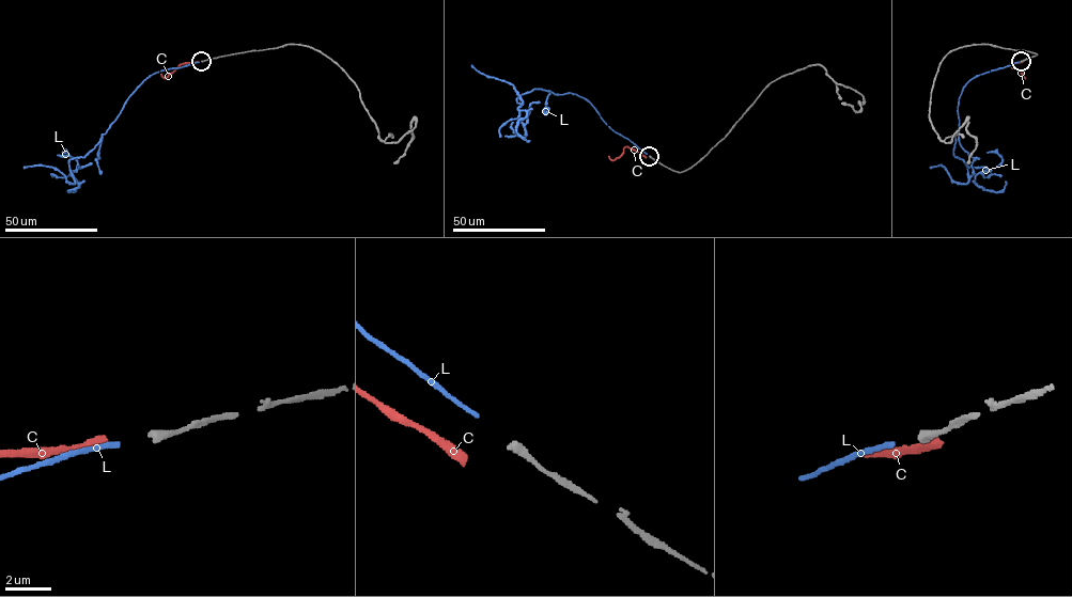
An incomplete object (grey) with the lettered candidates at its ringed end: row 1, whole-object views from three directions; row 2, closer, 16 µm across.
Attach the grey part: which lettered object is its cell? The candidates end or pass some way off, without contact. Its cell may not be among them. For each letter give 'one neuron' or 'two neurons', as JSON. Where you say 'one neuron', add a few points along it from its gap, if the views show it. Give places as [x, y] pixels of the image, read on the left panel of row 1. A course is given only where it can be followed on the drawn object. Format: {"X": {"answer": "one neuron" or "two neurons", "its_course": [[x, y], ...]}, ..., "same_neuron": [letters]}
{"C": {"answer": "two neurons"}, "L": {"answer": "one neuron", "its_course": [[199, 62], [146, 78], [101, 141], [83, 157], [70, 160], [74, 184], [52, 167], [24, 168]]}, "same_neuron": ["L"]}

